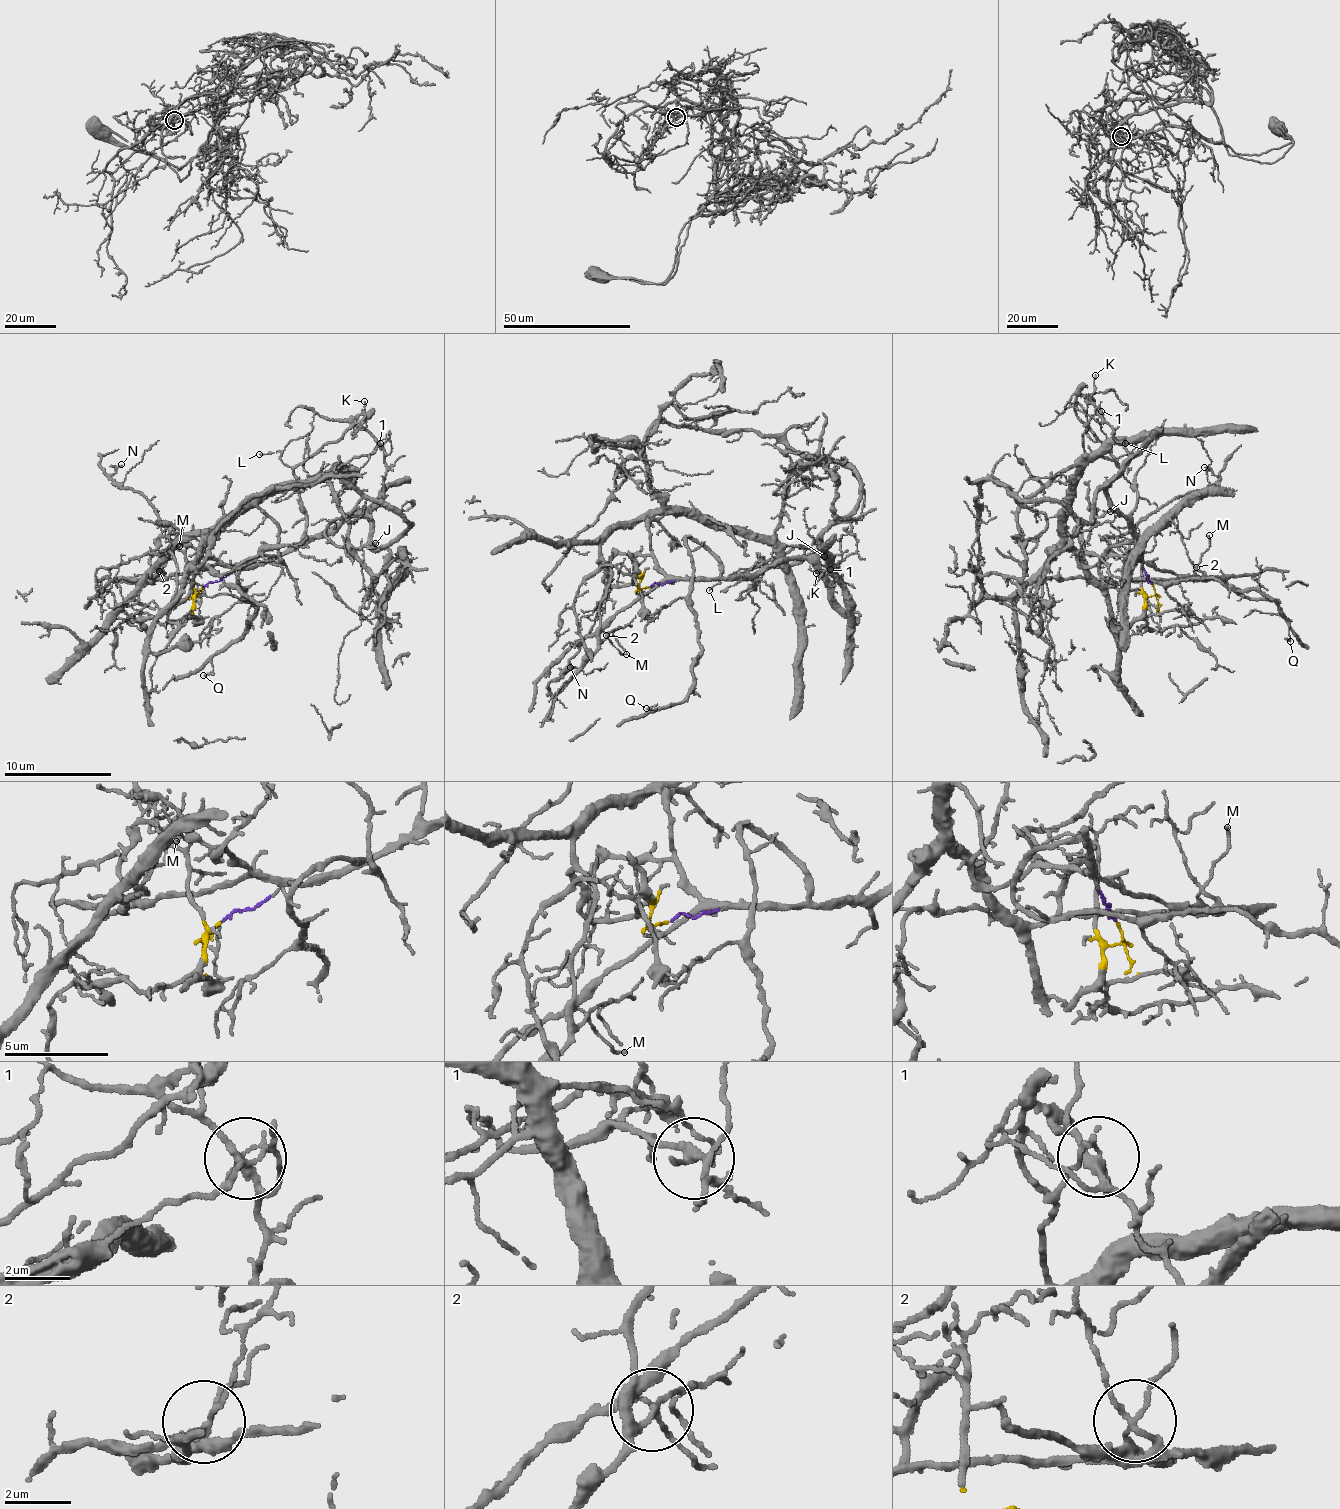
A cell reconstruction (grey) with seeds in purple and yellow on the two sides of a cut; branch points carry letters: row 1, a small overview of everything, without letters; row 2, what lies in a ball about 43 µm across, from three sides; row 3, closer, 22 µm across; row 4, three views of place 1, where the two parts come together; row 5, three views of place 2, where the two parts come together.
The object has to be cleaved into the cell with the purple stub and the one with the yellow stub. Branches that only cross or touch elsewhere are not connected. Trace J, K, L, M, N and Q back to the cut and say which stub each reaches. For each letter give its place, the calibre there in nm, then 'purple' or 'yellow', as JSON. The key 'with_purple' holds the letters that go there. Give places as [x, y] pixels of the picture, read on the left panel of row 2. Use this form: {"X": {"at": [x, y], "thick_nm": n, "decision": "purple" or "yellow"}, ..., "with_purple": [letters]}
{"J": {"at": [375, 543], "thick_nm": 180, "decision": "purple"}, "K": {"at": [364, 401], "thick_nm": 120, "decision": "purple"}, "L": {"at": [259, 454], "thick_nm": 100, "decision": "yellow"}, "M": {"at": [179, 546], "thick_nm": 120, "decision": "purple"}, "N": {"at": [121, 464], "thick_nm": 100, "decision": "purple"}, "Q": {"at": [203, 675], "thick_nm": 140, "decision": "purple"}, "with_purple": ["J", "K", "M", "N", "Q"]}

